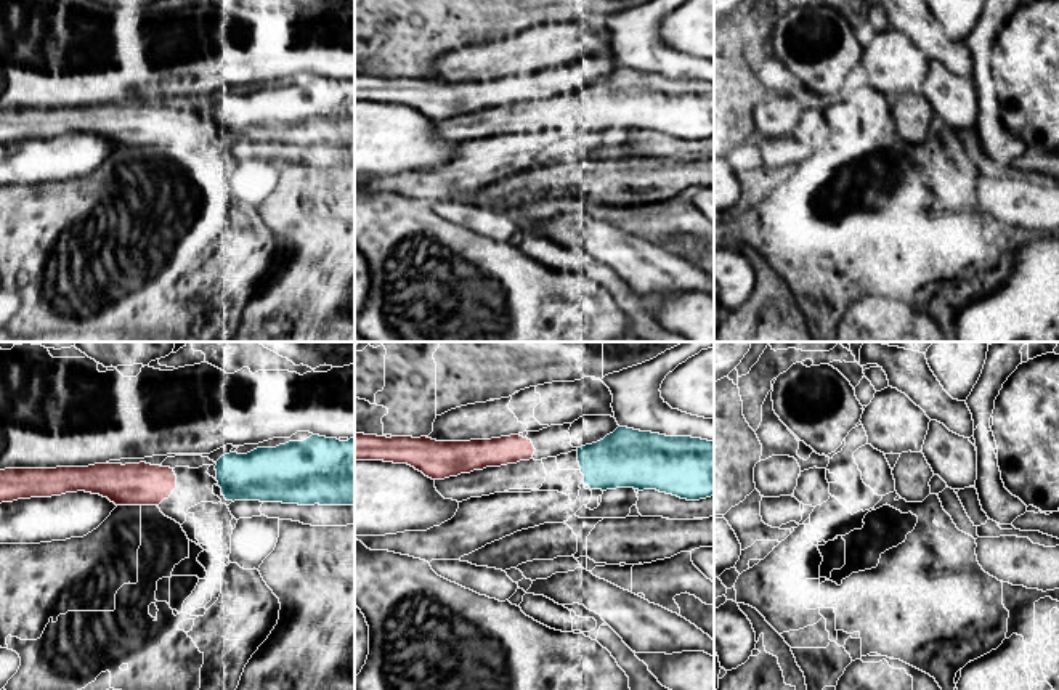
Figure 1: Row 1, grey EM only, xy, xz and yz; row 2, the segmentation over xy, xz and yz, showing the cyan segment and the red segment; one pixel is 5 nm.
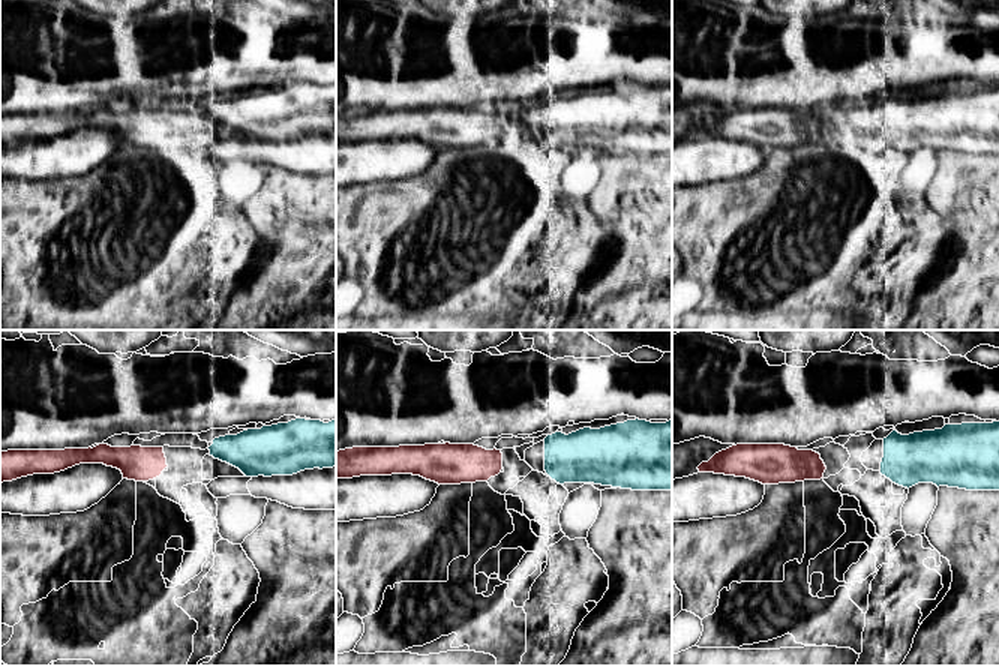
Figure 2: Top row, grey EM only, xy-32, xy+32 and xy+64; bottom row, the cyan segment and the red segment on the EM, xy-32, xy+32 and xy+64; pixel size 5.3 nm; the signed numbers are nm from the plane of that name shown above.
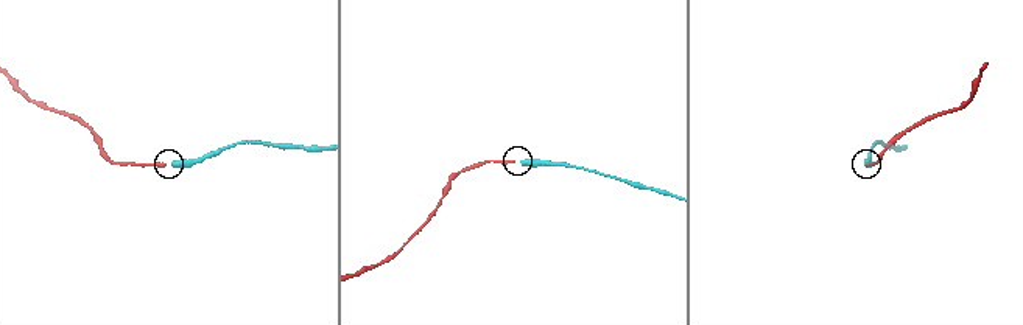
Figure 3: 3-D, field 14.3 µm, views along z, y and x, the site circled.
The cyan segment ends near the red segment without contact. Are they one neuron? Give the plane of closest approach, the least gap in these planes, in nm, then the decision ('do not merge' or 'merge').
view xy; gap 200 nm; do not merge

